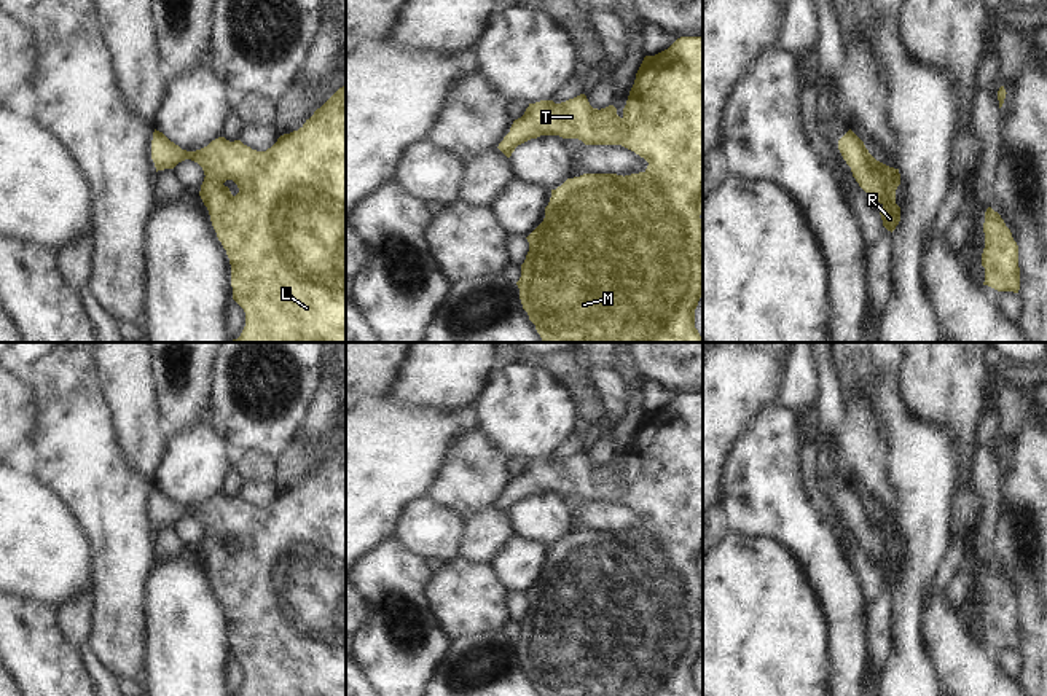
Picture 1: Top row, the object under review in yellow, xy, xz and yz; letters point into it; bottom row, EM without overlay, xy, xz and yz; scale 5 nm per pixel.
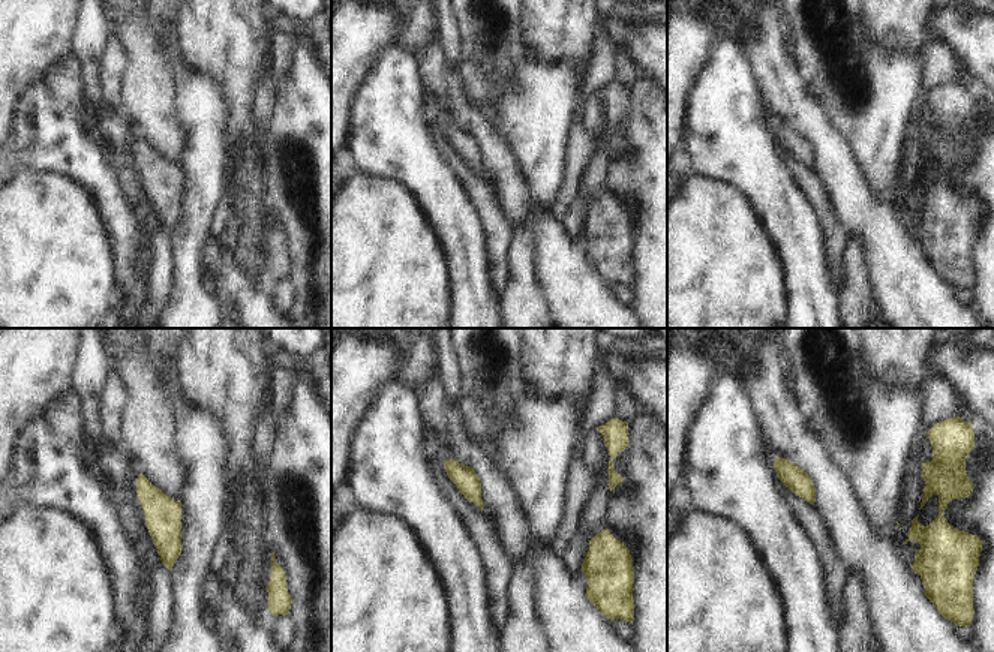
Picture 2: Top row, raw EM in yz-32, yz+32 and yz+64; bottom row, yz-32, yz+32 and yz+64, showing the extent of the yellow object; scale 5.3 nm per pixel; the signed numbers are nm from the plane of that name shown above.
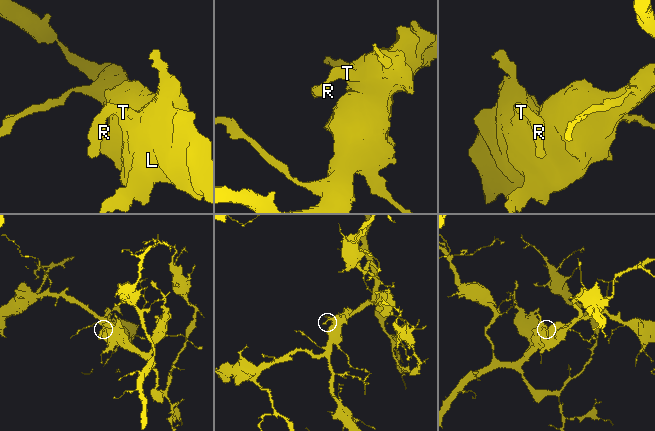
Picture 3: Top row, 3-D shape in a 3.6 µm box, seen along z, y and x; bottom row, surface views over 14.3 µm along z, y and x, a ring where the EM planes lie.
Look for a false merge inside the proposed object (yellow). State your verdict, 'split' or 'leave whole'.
leave whole

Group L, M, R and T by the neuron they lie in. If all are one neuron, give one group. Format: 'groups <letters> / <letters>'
groups L M R T

